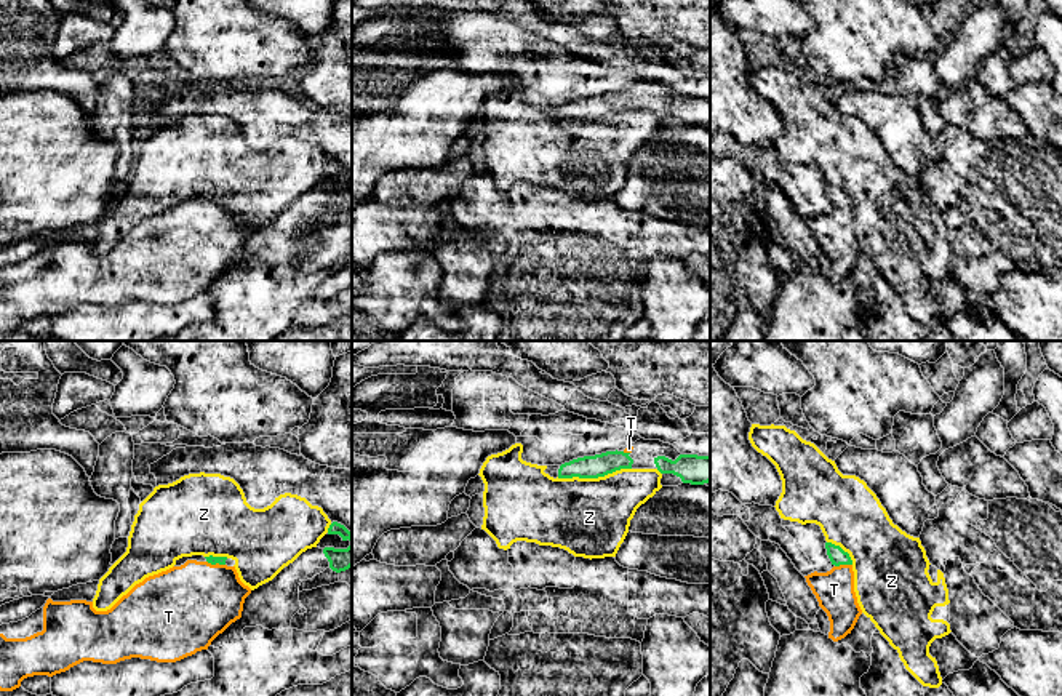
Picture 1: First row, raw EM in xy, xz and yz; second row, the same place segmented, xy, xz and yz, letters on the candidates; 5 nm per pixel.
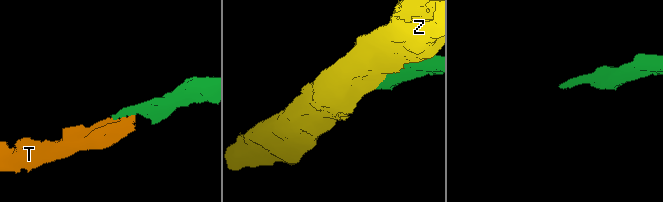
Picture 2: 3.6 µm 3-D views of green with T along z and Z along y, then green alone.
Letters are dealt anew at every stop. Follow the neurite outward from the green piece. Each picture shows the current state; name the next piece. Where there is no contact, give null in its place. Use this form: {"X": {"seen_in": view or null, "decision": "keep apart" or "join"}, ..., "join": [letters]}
{"T": {"seen_in": "yz", "decision": "join"}, "Z": {"seen_in": "xz", "decision": "keep apart"}, "join": ["T"]}

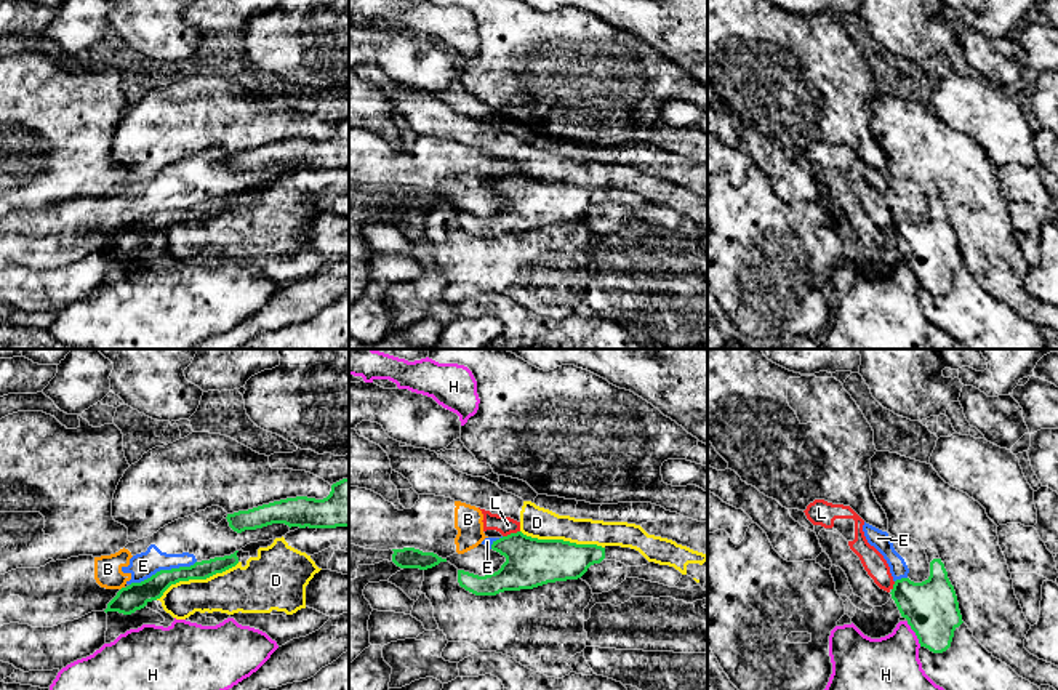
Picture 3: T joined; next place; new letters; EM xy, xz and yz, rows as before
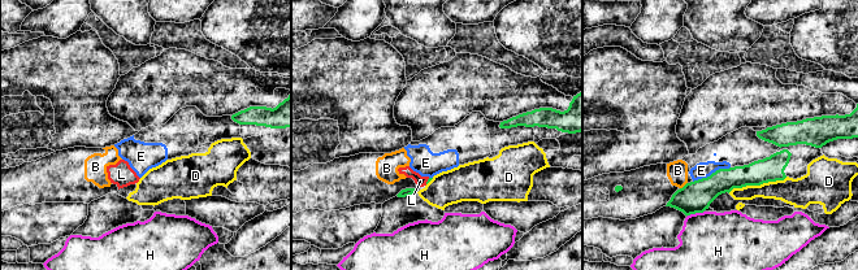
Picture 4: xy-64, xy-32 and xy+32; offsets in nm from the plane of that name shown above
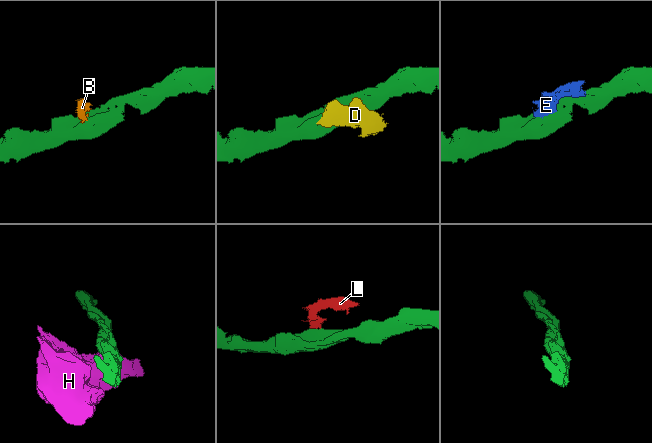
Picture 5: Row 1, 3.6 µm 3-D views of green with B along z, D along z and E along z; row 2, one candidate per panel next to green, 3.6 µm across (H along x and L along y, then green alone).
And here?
{"B": {"seen_in": "xy", "decision": "keep apart"}, "D": {"seen_in": "xy", "decision": "keep apart"}, "E": {"seen_in": "xy", "decision": "keep apart"}, "H": {"seen_in": "yz", "decision": "keep apart"}, "L": {"seen_in": "xz", "decision": "keep apart"}, "join": []}

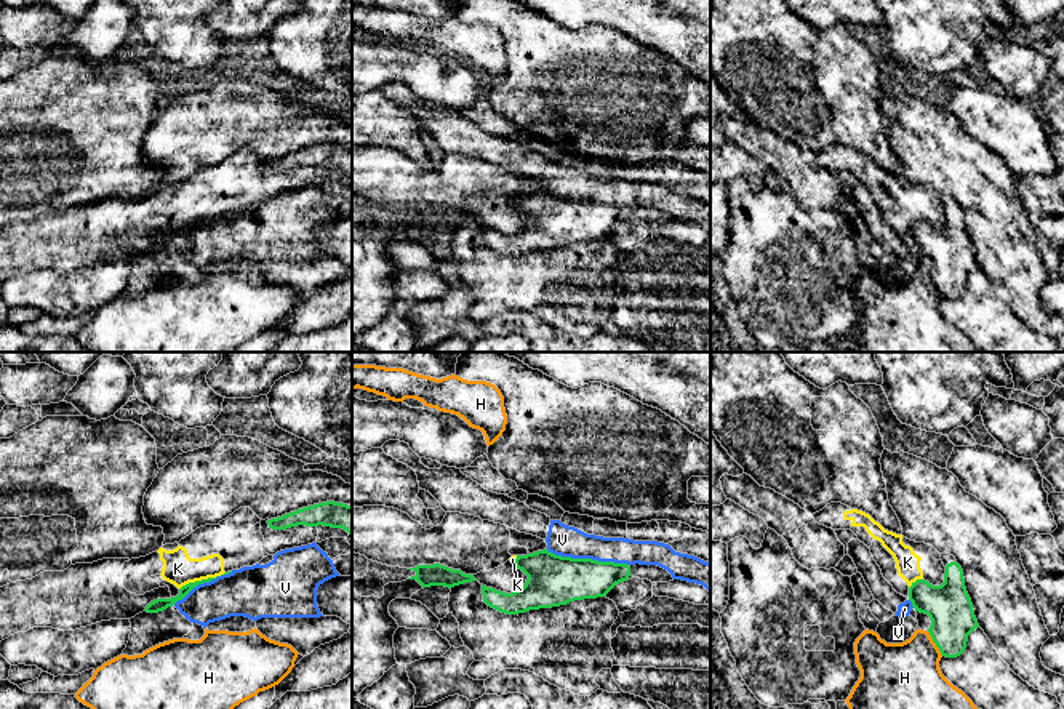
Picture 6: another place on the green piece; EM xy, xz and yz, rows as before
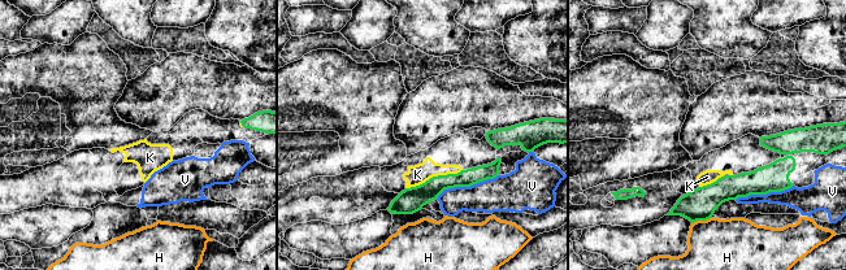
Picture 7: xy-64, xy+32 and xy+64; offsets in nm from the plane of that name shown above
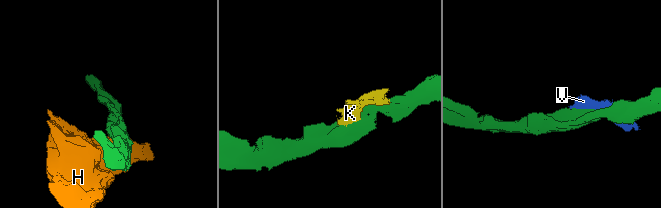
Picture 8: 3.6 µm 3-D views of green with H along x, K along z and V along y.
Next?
{"H": {"seen_in": "yz", "decision": "keep apart"}, "K": {"seen_in": "xy", "decision": "keep apart"}, "V": {"seen_in": "xz", "decision": "keep apart"}, "join": []}

